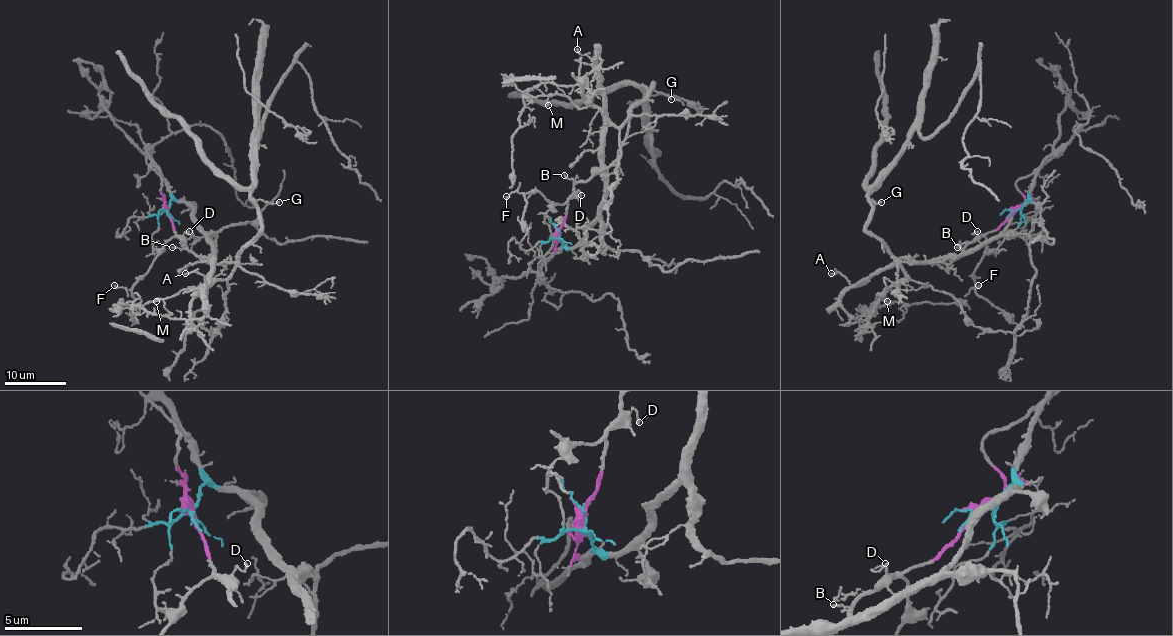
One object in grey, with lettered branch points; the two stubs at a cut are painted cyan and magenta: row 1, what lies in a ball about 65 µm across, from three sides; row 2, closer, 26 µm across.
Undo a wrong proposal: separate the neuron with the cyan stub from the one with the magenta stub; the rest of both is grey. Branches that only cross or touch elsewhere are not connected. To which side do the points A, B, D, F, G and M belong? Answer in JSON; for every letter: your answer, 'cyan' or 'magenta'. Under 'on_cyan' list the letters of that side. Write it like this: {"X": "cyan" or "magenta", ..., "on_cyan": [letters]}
{"A": "cyan", "B": "magenta", "D": "magenta", "F": "magenta", "G": "magenta", "M": "magenta", "on_cyan": ["A"]}

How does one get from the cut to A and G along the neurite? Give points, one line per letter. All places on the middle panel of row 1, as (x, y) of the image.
A: (559, 231), (563, 245), (574, 246), (599, 216), (605, 183), (602, 77), (597, 64), (577, 48)
G: (559, 231), (573, 187), (586, 182), (617, 157), (628, 128), (628, 113), (648, 88), (671, 99)

